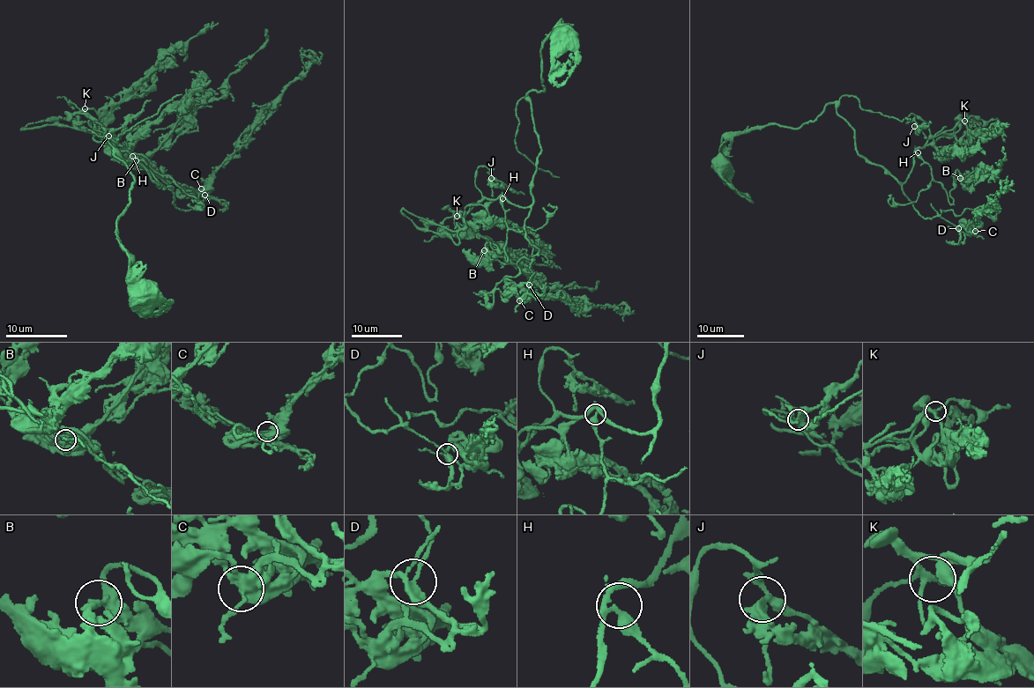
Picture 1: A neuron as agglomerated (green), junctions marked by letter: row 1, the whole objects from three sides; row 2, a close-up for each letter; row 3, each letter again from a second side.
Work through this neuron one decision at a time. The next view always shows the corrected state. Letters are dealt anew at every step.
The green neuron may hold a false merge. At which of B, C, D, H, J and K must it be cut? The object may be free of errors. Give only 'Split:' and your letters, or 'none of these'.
Split: none of these

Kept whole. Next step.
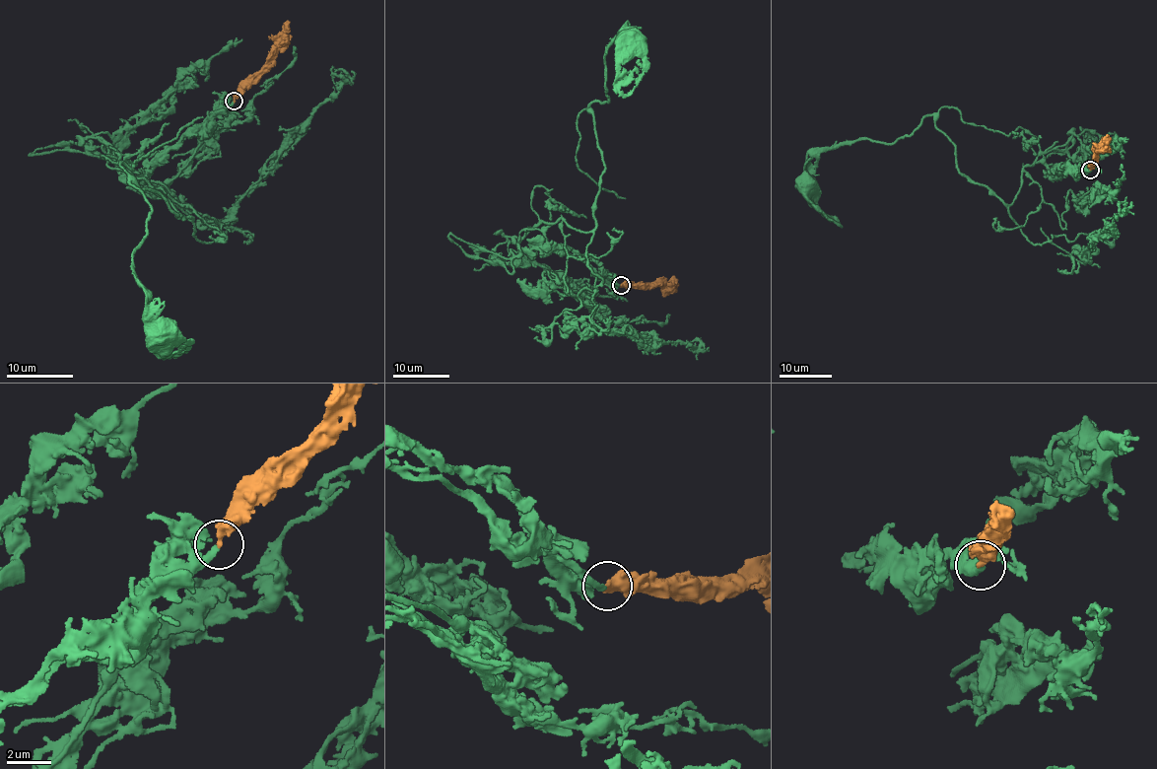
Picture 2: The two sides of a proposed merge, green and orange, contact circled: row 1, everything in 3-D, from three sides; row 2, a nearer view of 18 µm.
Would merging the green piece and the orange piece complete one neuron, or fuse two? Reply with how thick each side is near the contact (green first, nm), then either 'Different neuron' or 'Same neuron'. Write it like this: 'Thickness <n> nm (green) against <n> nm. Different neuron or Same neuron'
Thickness 260 nm (green) against 360 nm. Different neuron

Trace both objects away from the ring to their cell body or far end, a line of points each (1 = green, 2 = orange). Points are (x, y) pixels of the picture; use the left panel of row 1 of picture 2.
1: (234, 102), (144, 176), (106, 164), (113, 155), (192, 217), (131, 180), (150, 209), (130, 266), (164, 340)
2: (234, 102), (234, 96), (241, 86), (266, 62), (268, 53), (286, 32), (288, 20)

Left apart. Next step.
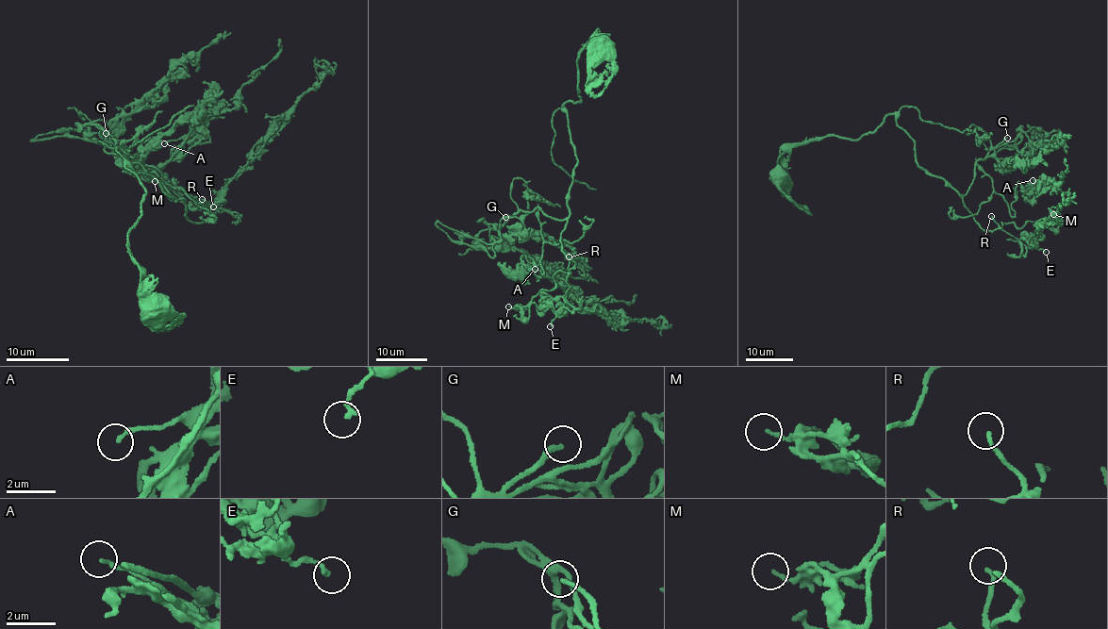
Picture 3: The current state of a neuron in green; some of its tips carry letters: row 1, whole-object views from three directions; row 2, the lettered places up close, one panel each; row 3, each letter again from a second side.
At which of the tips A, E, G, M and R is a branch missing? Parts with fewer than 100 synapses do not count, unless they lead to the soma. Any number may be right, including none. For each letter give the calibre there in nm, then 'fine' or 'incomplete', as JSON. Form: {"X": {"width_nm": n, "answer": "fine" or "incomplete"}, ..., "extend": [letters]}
{"A": {"width_nm": 160, "answer": "fine"}, "E": {"width_nm": 180, "answer": "fine"}, "G": {"width_nm": 170, "answer": "incomplete"}, "M": {"width_nm": 160, "answer": "fine"}, "R": {"width_nm": 170, "answer": "fine"}, "extend": ["G"]}

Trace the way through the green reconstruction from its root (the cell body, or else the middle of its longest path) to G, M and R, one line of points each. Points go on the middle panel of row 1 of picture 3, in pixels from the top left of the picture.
G: (600, 53), (597, 39), (581, 51), (580, 100), (564, 105), (576, 161), (569, 215), (505, 217)
M: (600, 53), (597, 39), (581, 51), (580, 100), (564, 105), (576, 161), (560, 240), (574, 266), (508, 306)
R: (600, 53), (597, 39), (581, 51), (580, 100), (564, 105), (576, 161), (560, 240), (570, 271), (569, 256)

